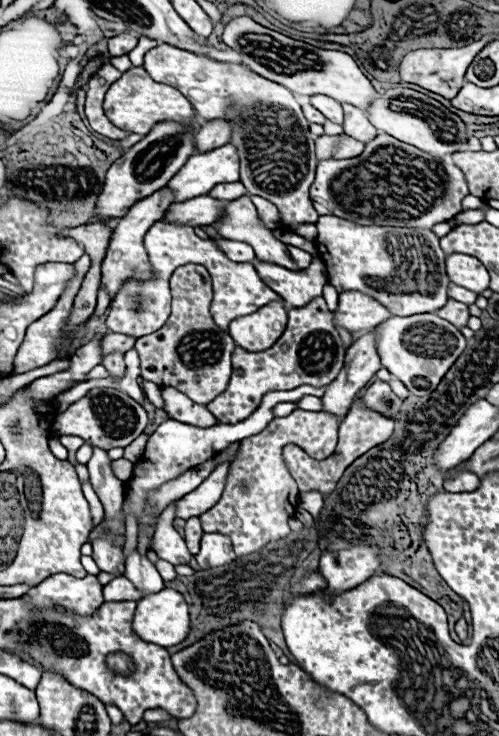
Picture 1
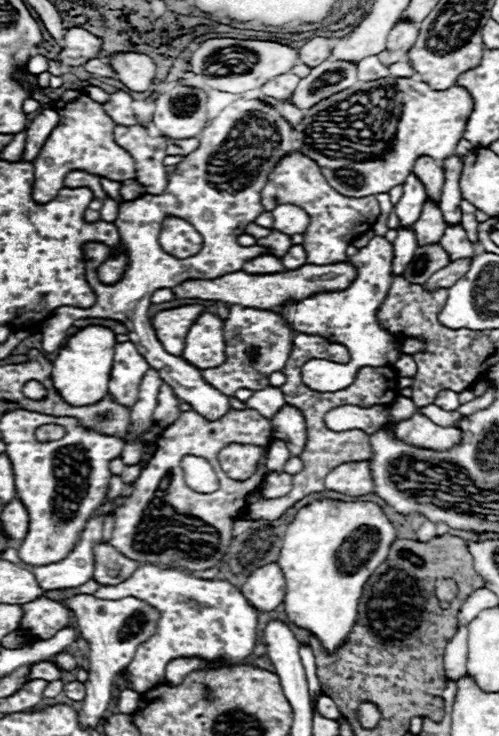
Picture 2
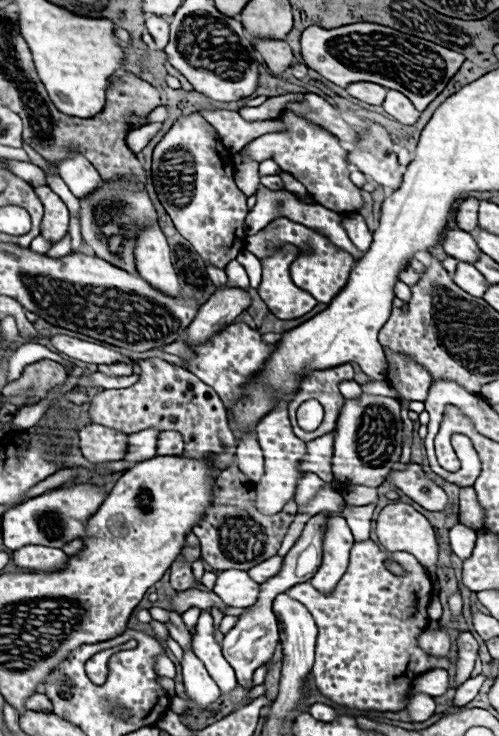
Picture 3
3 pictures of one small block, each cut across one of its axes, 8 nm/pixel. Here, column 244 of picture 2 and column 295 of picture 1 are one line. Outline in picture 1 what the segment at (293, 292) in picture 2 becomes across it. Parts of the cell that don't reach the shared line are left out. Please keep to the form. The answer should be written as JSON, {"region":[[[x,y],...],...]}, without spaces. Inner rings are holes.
{"region":[[[314,258],[310,268],[304,272],[288,272],[286,268],[280,268],[276,264],[254,264],[260,278],[284,298],[290,306],[306,306],[314,298],[322,296],[322,288],[328,282],[326,280],[326,266],[322,260]]]}

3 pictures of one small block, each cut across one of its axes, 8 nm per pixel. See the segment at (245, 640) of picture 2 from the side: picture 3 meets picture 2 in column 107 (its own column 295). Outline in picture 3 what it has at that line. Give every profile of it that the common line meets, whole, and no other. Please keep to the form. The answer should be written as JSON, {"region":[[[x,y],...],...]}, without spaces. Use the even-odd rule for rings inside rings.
{"region":[[[372,540],[356,542],[350,552],[350,566],[342,576],[340,584],[332,594],[320,594],[308,582],[296,584],[288,590],[288,596],[300,600],[318,624],[318,640],[316,640],[316,662],[312,668],[318,690],[330,700],[344,704],[354,710],[378,710],[378,712],[398,712],[402,710],[402,696],[410,690],[410,684],[420,674],[434,668],[448,668],[446,658],[434,658],[424,654],[416,646],[416,636],[428,626],[426,606],[432,596],[432,582],[424,574],[418,560],[408,552],[396,552],[392,558],[406,568],[406,576],[394,576],[384,566],[384,560],[390,554],[384,552]]]}

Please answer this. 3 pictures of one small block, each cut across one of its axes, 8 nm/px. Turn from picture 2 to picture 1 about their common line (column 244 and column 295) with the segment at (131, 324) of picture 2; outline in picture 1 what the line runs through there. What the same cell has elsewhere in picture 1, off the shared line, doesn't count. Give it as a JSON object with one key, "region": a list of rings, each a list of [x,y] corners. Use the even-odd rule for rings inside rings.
{"region":[[[160,44],[146,52],[144,56],[144,68],[150,72],[150,76],[156,82],[170,84],[178,88],[196,108],[196,112],[206,120],[226,120],[234,124],[234,132],[230,138],[230,144],[236,144],[236,150],[240,154],[240,182],[246,186],[246,190],[254,196],[262,196],[278,206],[282,216],[282,228],[288,232],[288,228],[294,228],[296,224],[314,224],[318,220],[316,210],[312,208],[312,200],[308,194],[308,188],[314,180],[316,170],[316,156],[314,156],[314,136],[310,136],[308,120],[304,118],[300,104],[292,96],[290,90],[284,86],[266,80],[252,72],[244,64],[232,64],[232,62],[218,62],[208,56],[198,56],[188,50],[180,50],[170,44]],[[288,246],[288,252],[290,252],[292,260],[298,264],[298,268],[308,268],[308,266],[310,266],[312,256],[310,256],[308,252],[304,252],[304,250],[296,248],[296,246]]]}

